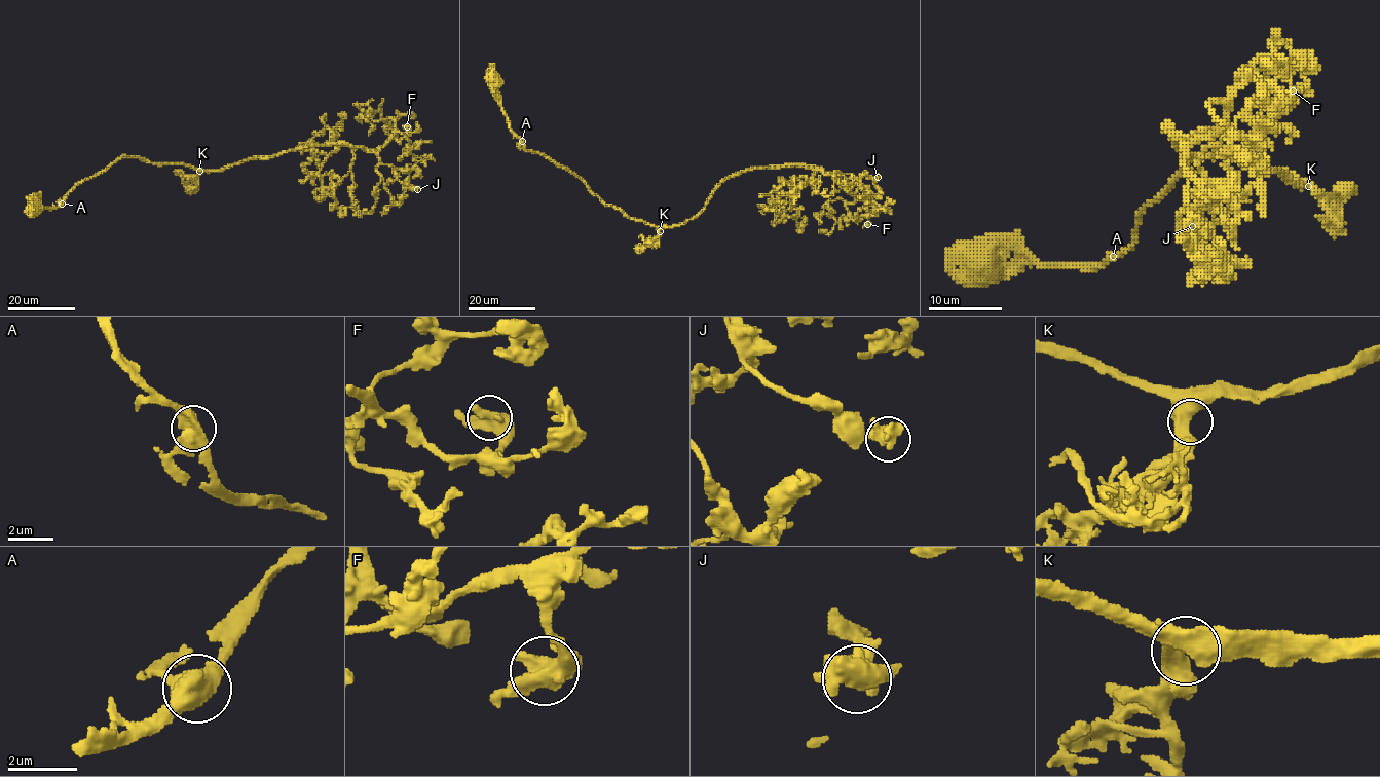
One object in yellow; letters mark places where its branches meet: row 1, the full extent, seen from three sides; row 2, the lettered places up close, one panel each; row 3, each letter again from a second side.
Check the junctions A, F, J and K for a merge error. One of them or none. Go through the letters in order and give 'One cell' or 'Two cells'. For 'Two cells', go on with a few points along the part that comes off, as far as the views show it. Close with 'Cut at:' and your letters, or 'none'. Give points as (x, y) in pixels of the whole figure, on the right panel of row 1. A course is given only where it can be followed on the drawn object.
A: One cell
F: One cell
J: One cell
K: One cell
Cut at: none

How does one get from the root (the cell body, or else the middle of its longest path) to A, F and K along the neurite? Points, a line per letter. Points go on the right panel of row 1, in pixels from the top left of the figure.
A: (982, 263), (983, 255), (993, 255), (1000, 263), (1101, 266), (1114, 255)
F: (982, 263), (1099, 266), (1201, 156), (1299, 184), (1165, 128), (1207, 138), (1247, 74), (1273, 103), (1293, 90)
K: (982, 263), (993, 255), (1099, 266), (1133, 241), (1142, 212), (1201, 156), (1238, 156), (1308, 186)

